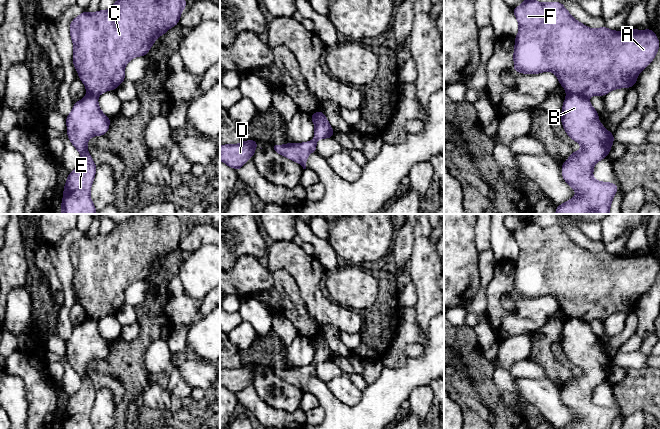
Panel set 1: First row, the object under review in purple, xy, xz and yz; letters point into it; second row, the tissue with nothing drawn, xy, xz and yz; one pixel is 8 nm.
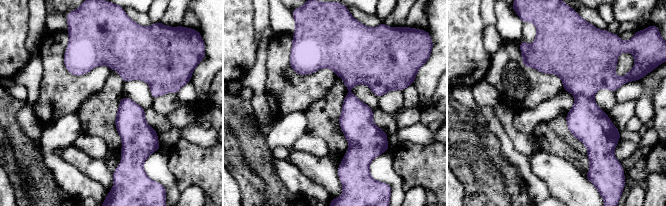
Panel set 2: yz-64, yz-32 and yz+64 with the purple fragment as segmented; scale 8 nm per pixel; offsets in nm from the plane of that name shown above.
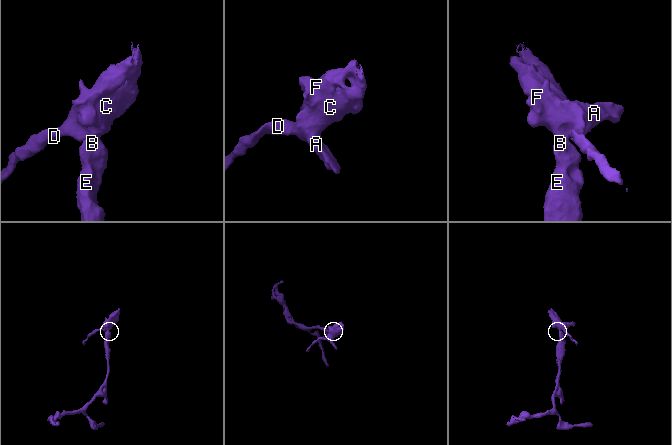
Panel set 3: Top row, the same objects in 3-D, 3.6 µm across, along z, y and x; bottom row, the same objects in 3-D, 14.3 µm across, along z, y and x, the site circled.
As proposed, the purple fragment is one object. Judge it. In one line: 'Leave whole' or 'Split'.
Split

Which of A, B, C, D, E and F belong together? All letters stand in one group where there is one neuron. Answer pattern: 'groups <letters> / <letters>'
groups A C D F / B E

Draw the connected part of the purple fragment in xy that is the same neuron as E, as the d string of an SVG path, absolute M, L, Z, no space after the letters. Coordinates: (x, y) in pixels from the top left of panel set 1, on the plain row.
M87 317L83 323L74 327L72 336L66 341L67 359L73 370L79 375L81 387L68 399L61 429L94 429L90 421L90 413L95 402L97 390L87 374L87 367L93 360L105 359L109 353L110 344L100 334L98 322L93 318Z

